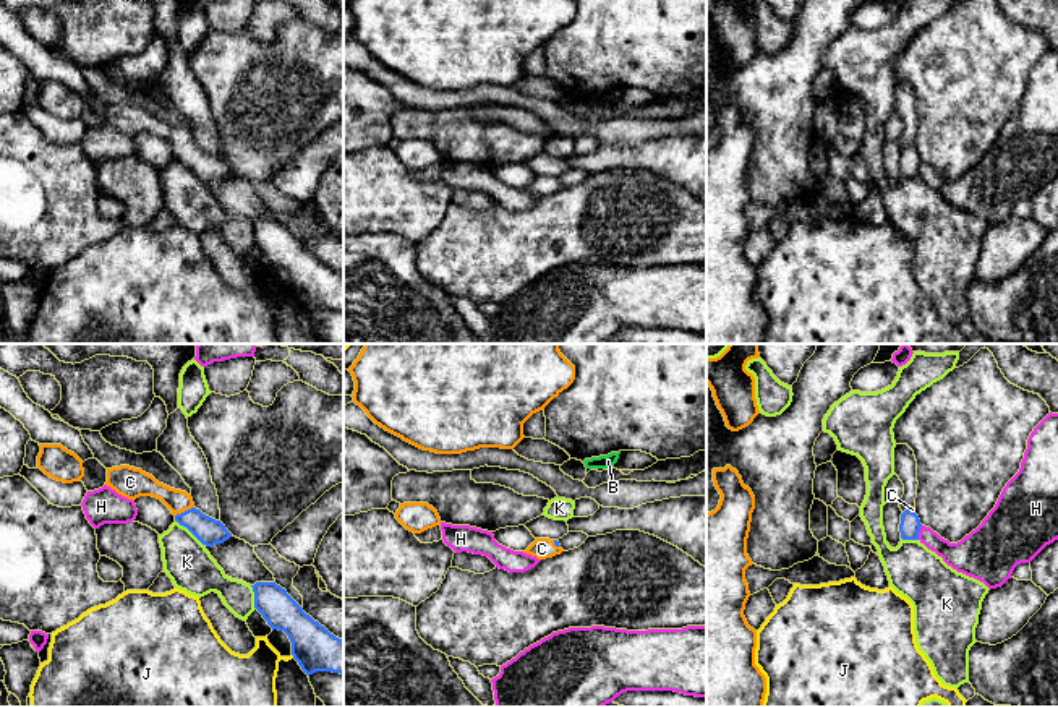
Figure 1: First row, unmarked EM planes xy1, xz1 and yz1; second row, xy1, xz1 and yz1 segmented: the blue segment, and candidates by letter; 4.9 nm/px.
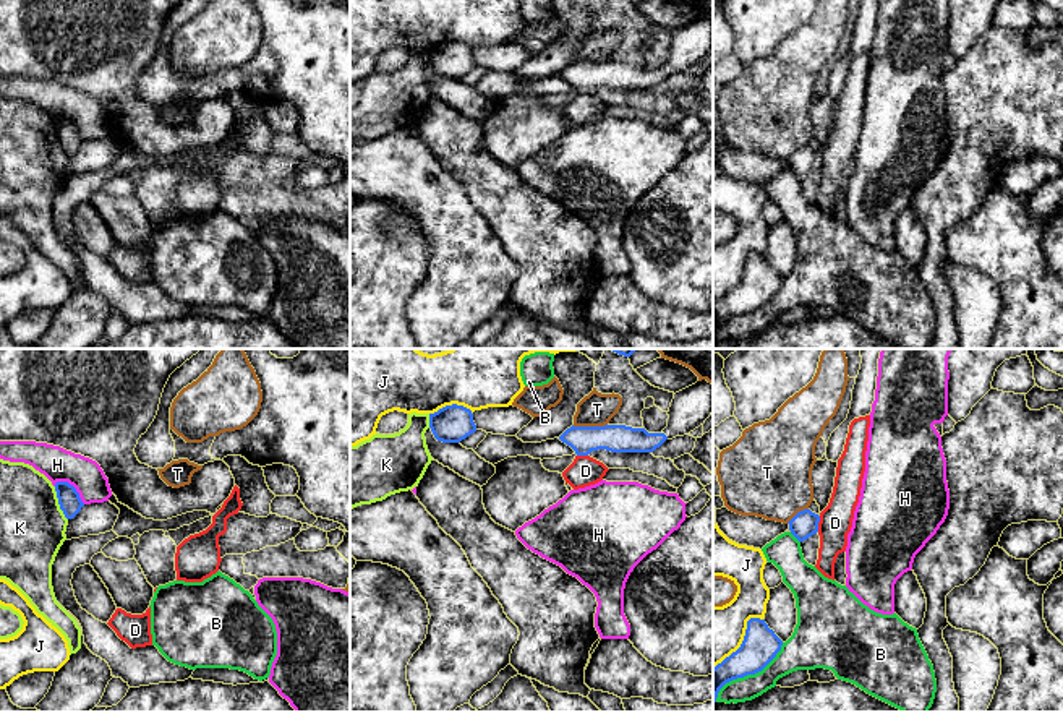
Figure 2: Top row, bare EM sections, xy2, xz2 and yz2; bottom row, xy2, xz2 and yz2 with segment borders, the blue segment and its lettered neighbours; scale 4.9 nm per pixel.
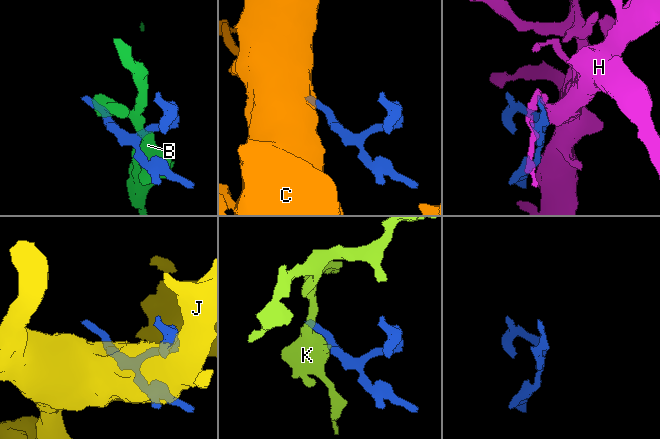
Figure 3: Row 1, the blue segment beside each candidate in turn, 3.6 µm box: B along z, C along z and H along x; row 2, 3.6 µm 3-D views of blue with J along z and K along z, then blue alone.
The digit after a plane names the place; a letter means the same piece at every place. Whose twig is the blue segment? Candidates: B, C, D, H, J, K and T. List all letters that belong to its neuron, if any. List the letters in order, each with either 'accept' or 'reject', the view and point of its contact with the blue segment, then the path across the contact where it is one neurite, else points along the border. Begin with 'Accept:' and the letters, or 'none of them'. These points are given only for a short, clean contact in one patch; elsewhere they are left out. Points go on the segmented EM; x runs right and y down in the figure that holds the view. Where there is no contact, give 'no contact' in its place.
Accept: C
B: reject; contact yz2 (747, 673)
C: accept; contact xy1 (185, 511); way xy1 (208, 531), (185, 511), (170, 497), (143, 484)
D: reject; contact yz2 (817, 524); border yz2 (820, 516), (817, 531)
H: reject; contact xy2 (72, 485)
J: reject; contact yz2 (744, 639)
K: reject; contact xy2 (59, 503)
T: reject; contact xz2 (589, 427)

